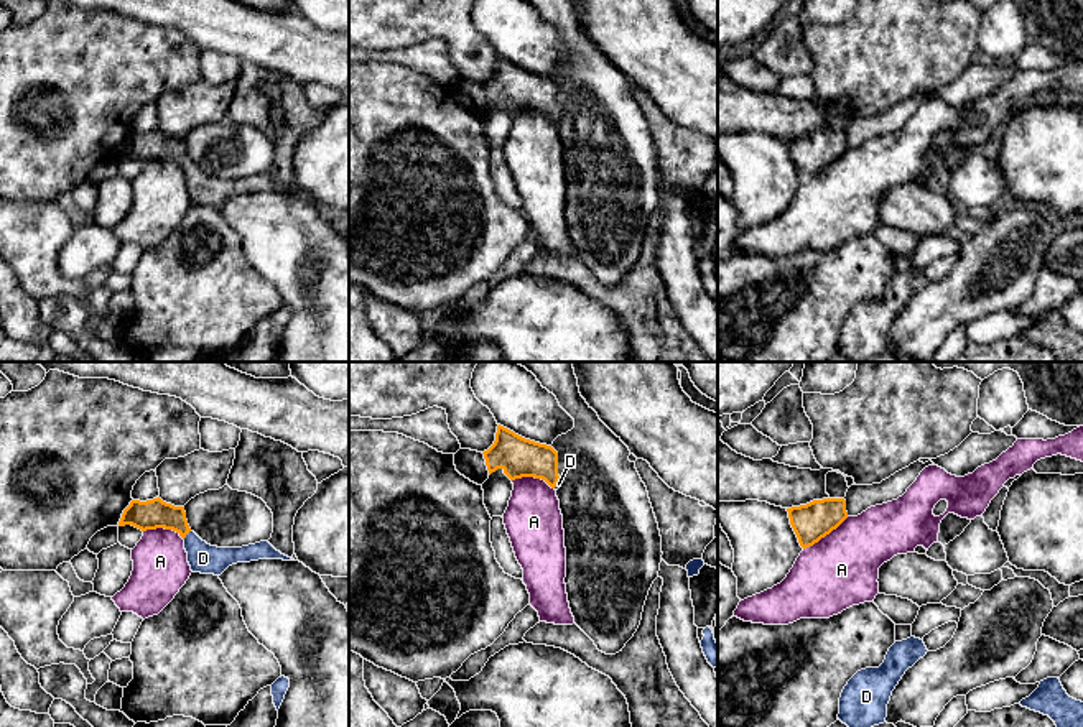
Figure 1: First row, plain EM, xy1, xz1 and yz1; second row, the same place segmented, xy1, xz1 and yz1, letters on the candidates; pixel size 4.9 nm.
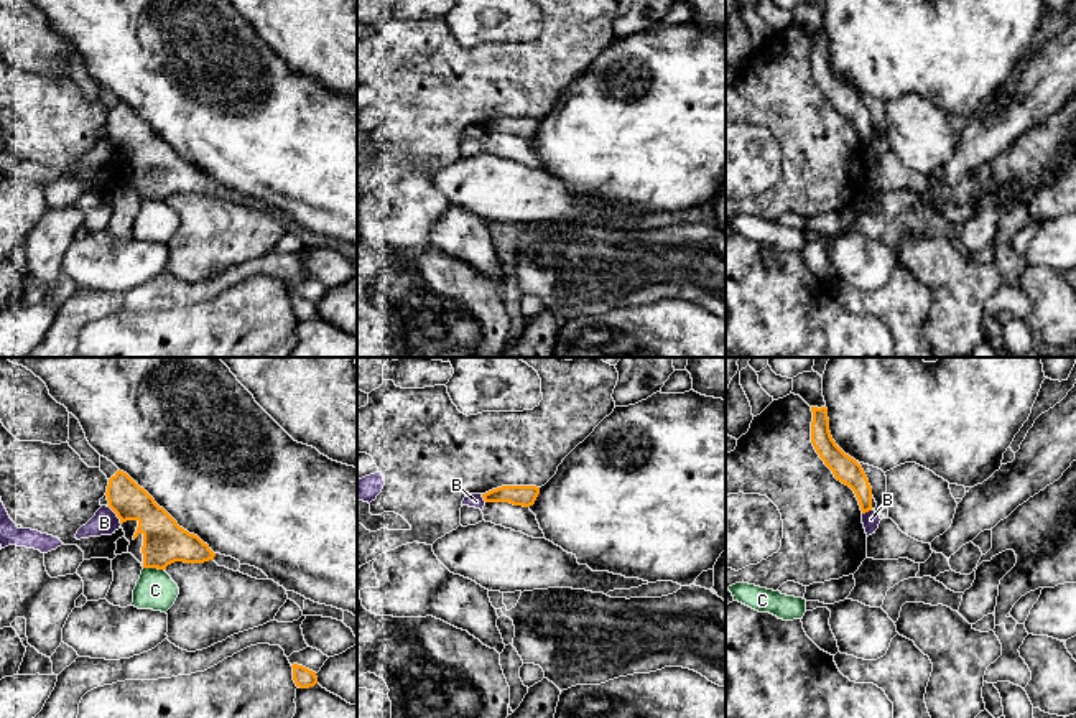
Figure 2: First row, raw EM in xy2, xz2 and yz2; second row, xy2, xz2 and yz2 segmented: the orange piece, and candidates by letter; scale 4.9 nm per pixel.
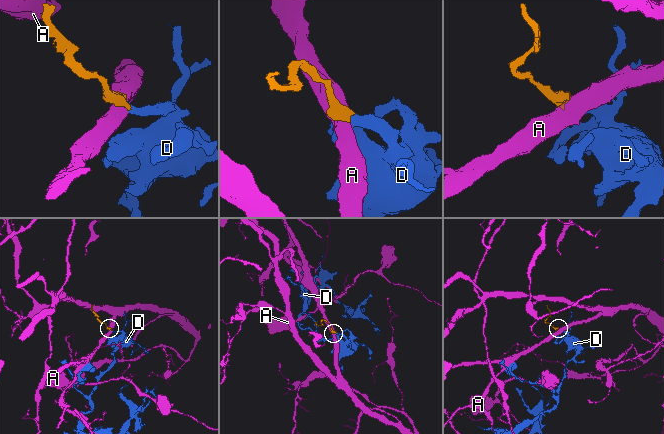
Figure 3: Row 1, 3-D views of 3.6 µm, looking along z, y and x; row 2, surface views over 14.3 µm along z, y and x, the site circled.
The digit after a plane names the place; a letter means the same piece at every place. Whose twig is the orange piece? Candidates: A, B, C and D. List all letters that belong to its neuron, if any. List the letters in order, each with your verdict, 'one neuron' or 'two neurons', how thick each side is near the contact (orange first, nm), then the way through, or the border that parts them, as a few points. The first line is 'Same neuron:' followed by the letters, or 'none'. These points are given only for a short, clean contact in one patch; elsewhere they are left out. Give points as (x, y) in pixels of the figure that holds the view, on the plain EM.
Same neuron: D
A: two neurons; 190 nm thick on the orange side, 360 nm on the other; border along yz1 (848, 148), (804, 181)
B: two neurons; 190 nm thick on the orange side, 120 nm on the other; border along xy2 (109, 137), (120, 155)
C: two neurons; 220 nm thick on the orange side, 190 nm on the other; border along xy2 (143, 198), (163, 201)
D: one neuron; 140 nm thick on the orange side, 150 nm on the other; runs through xy1 (153, 145), (170, 148), (186, 165), (203, 189)

